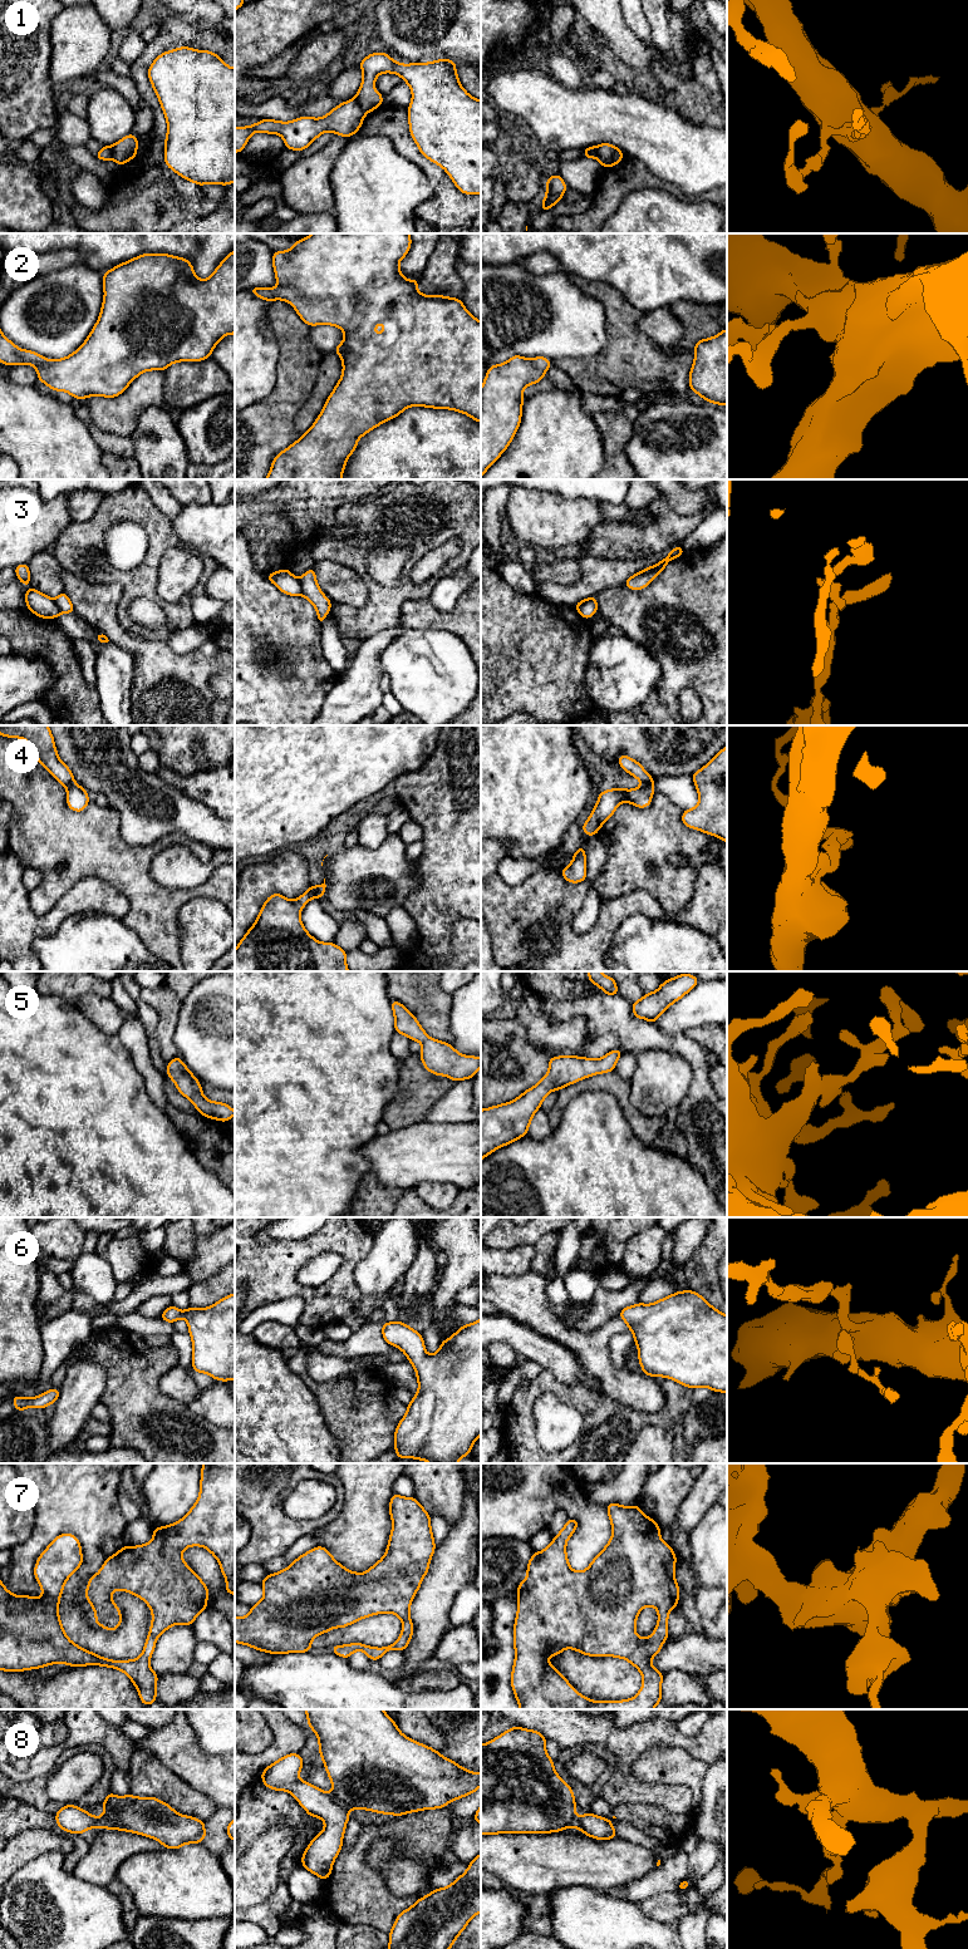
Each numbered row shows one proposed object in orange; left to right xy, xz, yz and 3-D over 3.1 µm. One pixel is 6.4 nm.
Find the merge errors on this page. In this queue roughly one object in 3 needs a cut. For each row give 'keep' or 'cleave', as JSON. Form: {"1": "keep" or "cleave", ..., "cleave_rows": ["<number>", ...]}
{"1": "cleave", "2": "keep", "3": "cleave", "4": "cleave", "5": "keep", "6": "keep", "7": "keep", "8": "cleave", "cleave_rows": ["1", "3", "4", "8"]}

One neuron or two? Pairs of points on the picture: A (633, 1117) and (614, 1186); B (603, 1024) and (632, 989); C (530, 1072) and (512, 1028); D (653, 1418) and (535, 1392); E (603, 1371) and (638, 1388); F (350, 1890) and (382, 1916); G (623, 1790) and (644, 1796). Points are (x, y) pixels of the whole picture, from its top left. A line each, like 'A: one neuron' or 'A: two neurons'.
A: two neurons
B: two neurons
C: one neuron
D: one neuron
E: one neuron
F: one neuron
G: one neuron

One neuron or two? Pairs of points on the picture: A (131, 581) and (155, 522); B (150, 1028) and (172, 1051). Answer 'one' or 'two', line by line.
A: one
B: two

